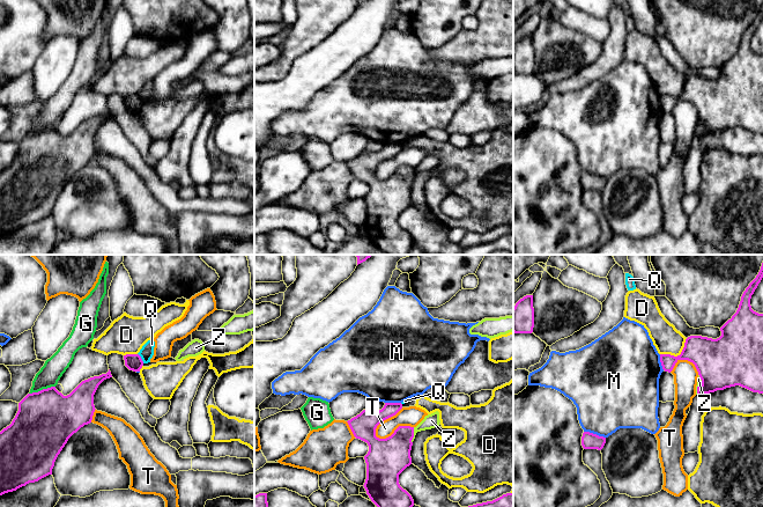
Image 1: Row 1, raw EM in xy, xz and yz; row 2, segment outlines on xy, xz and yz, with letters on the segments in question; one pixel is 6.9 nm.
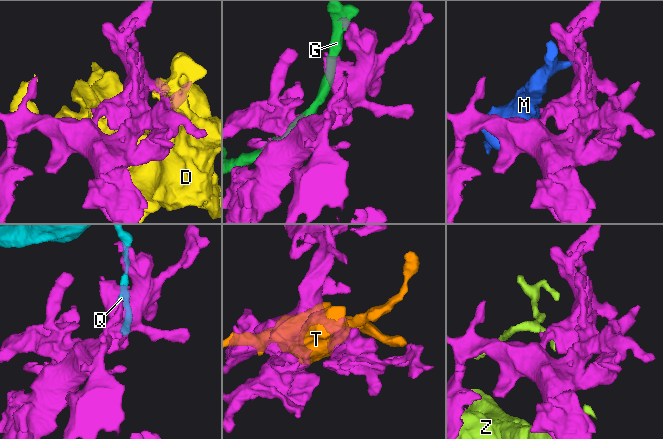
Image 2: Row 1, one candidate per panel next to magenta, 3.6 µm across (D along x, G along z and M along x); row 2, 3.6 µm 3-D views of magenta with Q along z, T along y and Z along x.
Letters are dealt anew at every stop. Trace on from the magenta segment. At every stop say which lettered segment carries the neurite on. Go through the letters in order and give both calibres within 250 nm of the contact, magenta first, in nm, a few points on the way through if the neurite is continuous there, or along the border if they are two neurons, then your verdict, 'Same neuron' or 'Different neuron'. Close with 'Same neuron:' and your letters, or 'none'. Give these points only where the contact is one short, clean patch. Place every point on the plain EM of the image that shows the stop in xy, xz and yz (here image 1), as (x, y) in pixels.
D: Thickness 280 nm (magenta) against 190 nm. Different neuron
G: Thickness 400 nm (magenta) against 150 nm. Different neuron
M: Thickness 110 nm (magenta) against 420 nm. Different neuron
Q: Thickness 120 nm (magenta) against 90 nm. Boundary: xy (138, 94), (143, 103). Different neuron
T: Thickness 280 nm (magenta) against 140 nm. Different neuron
Z: Thickness 280 nm (magenta) against 100 nm. Different neuron
Same neuron: none

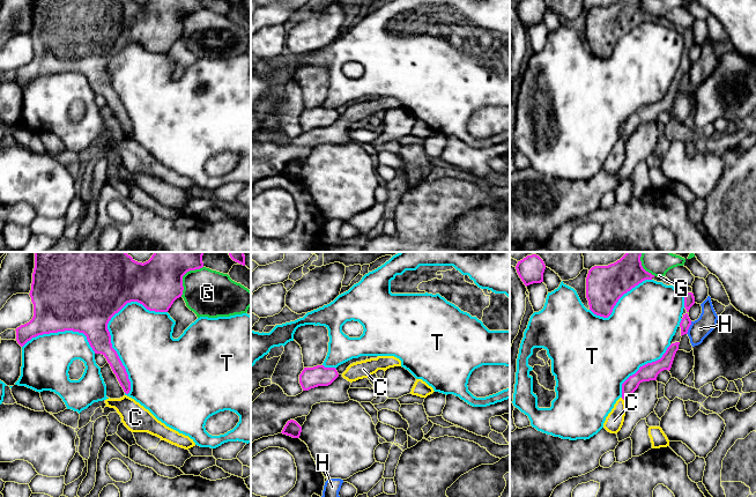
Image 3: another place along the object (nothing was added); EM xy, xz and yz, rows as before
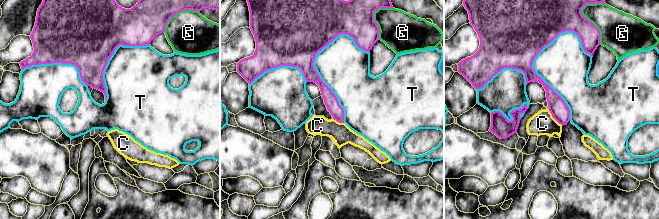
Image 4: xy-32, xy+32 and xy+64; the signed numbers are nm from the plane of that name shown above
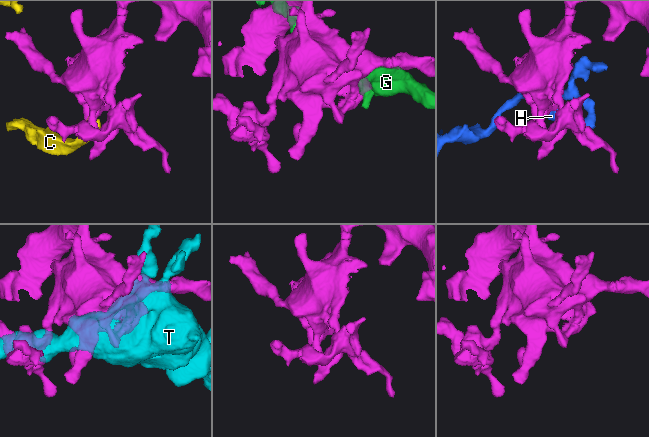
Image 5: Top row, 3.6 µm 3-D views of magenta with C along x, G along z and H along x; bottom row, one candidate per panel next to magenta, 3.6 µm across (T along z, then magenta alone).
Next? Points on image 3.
C: Thickness 120 nm (magenta) against 120 nm. Boundary: yz (621, 139), (624, 141). Different neuron
G: Thickness 340 nm (magenta) against 320 nm. Different neuron
H: Thickness 70 nm (magenta) against 140 nm. Boundary: yz (691, 62), (686, 74). Different neuron
T: Thickness 280 nm (magenta) against 400 nm. Different neuron
Same neuron: none

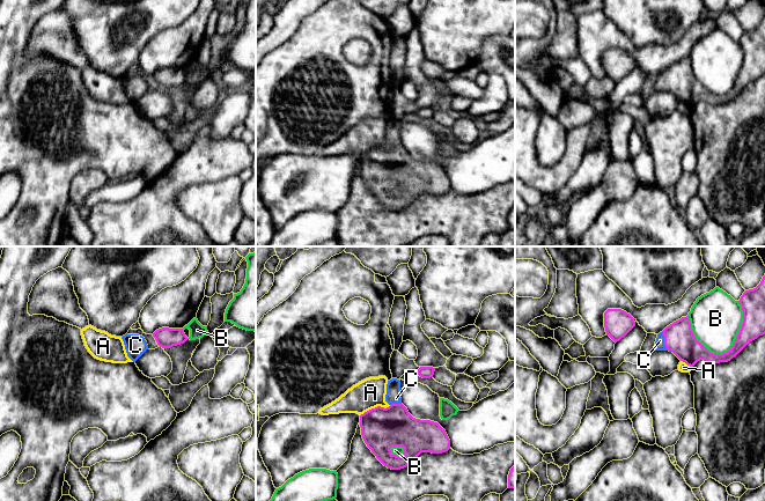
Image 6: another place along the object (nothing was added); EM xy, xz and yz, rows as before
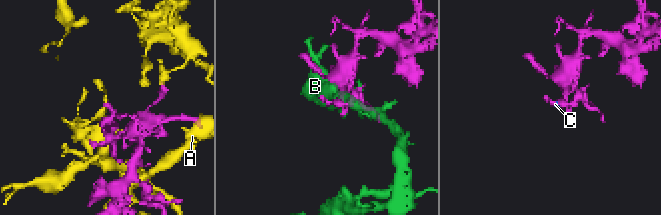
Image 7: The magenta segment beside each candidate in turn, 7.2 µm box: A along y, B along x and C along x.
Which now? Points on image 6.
A: Thickness 280 nm (magenta) against 200 nm. Different neuron
B: Thickness 190 nm (magenta) against 360 nm. Different neuron
C: Thickness 200 nm (magenta) against 60 nm. Path across: yz (678, 78), (664, 82), (660, 81). Same neuron
Same neuron: C

